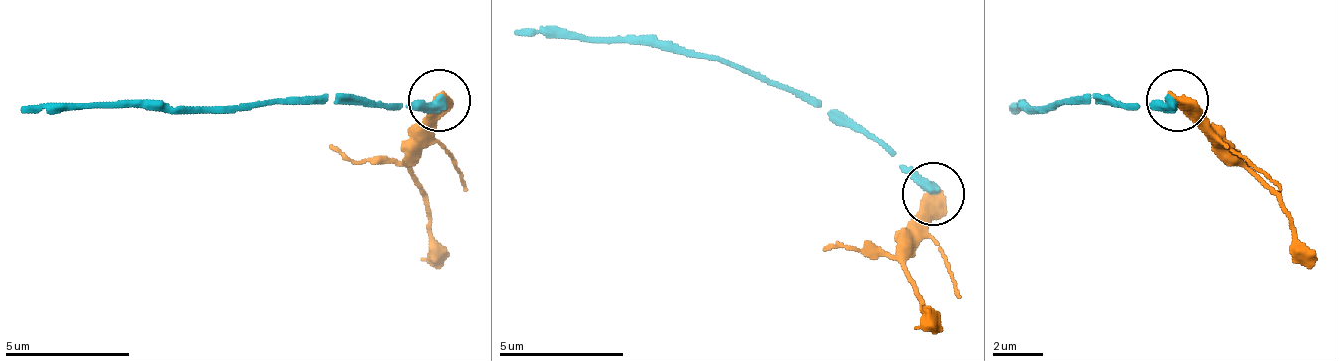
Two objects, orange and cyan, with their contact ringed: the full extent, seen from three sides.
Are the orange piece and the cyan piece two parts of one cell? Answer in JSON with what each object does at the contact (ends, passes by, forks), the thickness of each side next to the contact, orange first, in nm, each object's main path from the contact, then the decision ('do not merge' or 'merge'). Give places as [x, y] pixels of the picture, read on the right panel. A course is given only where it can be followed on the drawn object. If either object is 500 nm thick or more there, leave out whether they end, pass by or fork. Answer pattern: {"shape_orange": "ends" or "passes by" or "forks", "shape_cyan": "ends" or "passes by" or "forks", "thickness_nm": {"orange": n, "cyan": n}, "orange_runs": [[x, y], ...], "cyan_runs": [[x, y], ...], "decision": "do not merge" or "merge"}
{"thickness_nm": {"orange": 500, "cyan": 400}, "orange_runs": [[1175, 102], [1257, 183], [1313, 270]], "cyan_runs": [[1175, 102], [1020, 108]], "decision": "do not merge"}

